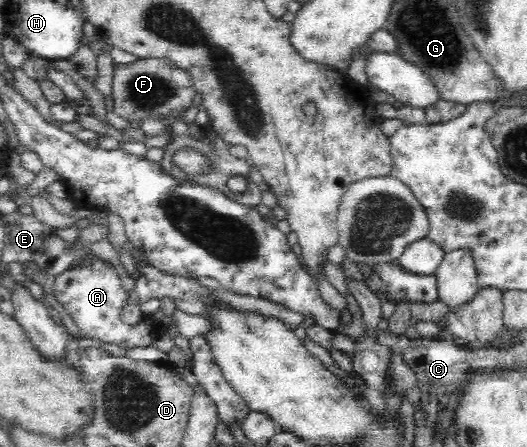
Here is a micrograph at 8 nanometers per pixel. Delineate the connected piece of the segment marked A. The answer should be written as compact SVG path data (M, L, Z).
M89 258L56 277L55 298L75 322L79 337L99 339L105 343L115 344L124 350L149 347L154 338L151 335L153 326L148 318L138 326L129 326L119 318L119 309L128 295L131 294L123 289L121 278L116 270L103 260L95 262Z

